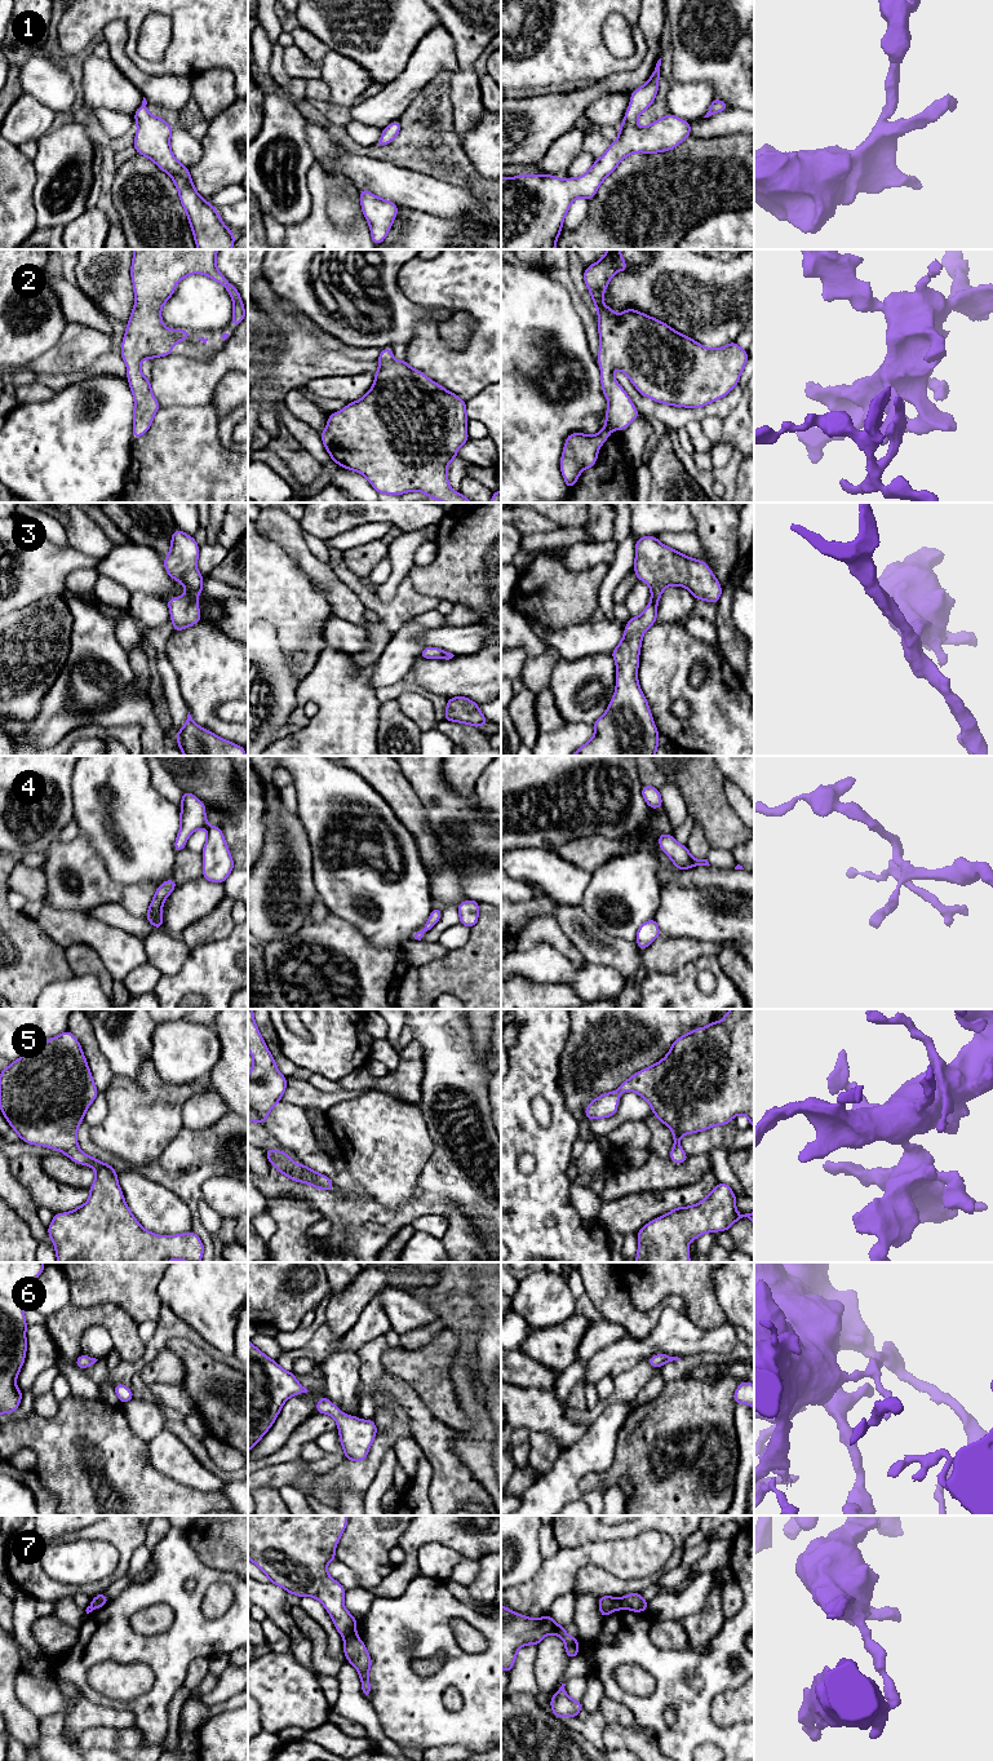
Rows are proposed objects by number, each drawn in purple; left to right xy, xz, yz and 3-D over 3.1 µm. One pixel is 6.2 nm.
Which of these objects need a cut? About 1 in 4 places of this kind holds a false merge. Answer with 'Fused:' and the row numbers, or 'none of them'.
Fused: 7

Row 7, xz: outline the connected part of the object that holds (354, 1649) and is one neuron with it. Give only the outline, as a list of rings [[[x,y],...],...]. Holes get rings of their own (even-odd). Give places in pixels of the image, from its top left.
[[[354,1634],[343,1641],[343,1654],[349,1663],[354,1665],[359,1673],[362,1681],[362,1693],[369,1699],[371,1698],[371,1683],[368,1672],[372,1667],[372,1659],[367,1651],[364,1642],[359,1636]]]

